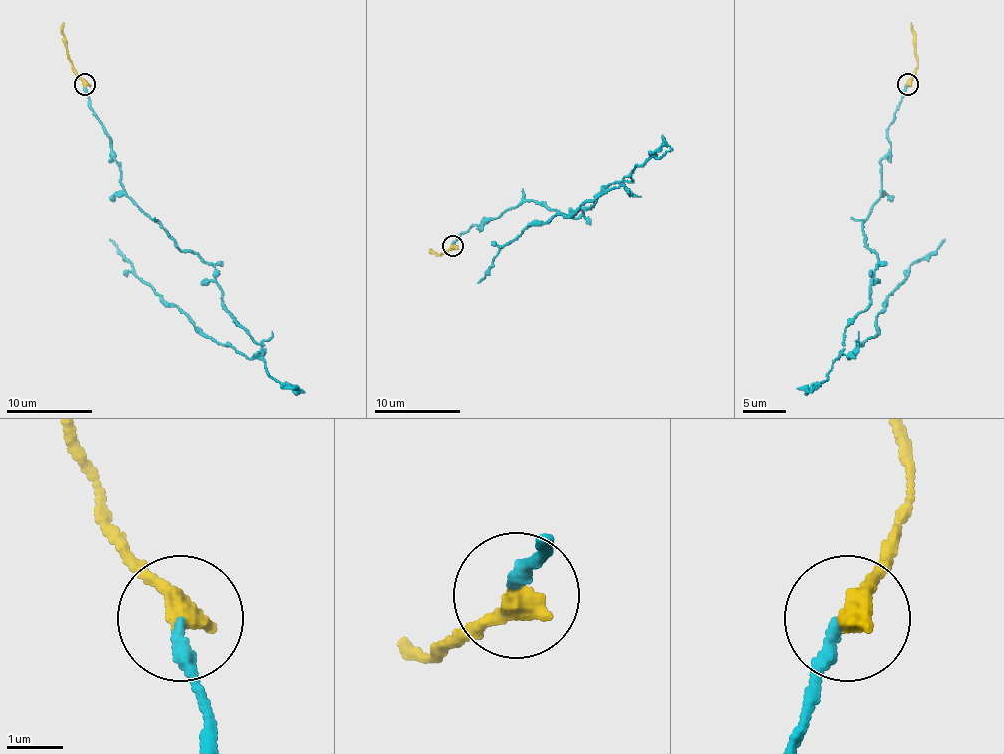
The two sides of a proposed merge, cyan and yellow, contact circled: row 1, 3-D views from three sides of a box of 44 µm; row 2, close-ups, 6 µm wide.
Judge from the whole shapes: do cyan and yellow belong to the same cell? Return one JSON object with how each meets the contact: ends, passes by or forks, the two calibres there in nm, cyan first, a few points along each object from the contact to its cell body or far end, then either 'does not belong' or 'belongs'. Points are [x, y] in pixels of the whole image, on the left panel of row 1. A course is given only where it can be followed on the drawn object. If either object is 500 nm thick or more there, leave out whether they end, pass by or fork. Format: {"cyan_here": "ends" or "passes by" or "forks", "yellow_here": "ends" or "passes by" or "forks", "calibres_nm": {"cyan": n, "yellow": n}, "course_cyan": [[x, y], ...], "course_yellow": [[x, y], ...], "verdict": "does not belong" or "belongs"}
{"cyan_here": "ends", "yellow_here": "ends", "calibres_nm": {"cyan": 240, "yellow": 420}, "course_cyan": [[85, 84], [122, 190], [210, 263], [221, 304], [262, 355], [201, 332], [109, 239]], "course_yellow": [[85, 84], [72, 65], [62, 31], [64, 22]], "verdict": "belongs"}

